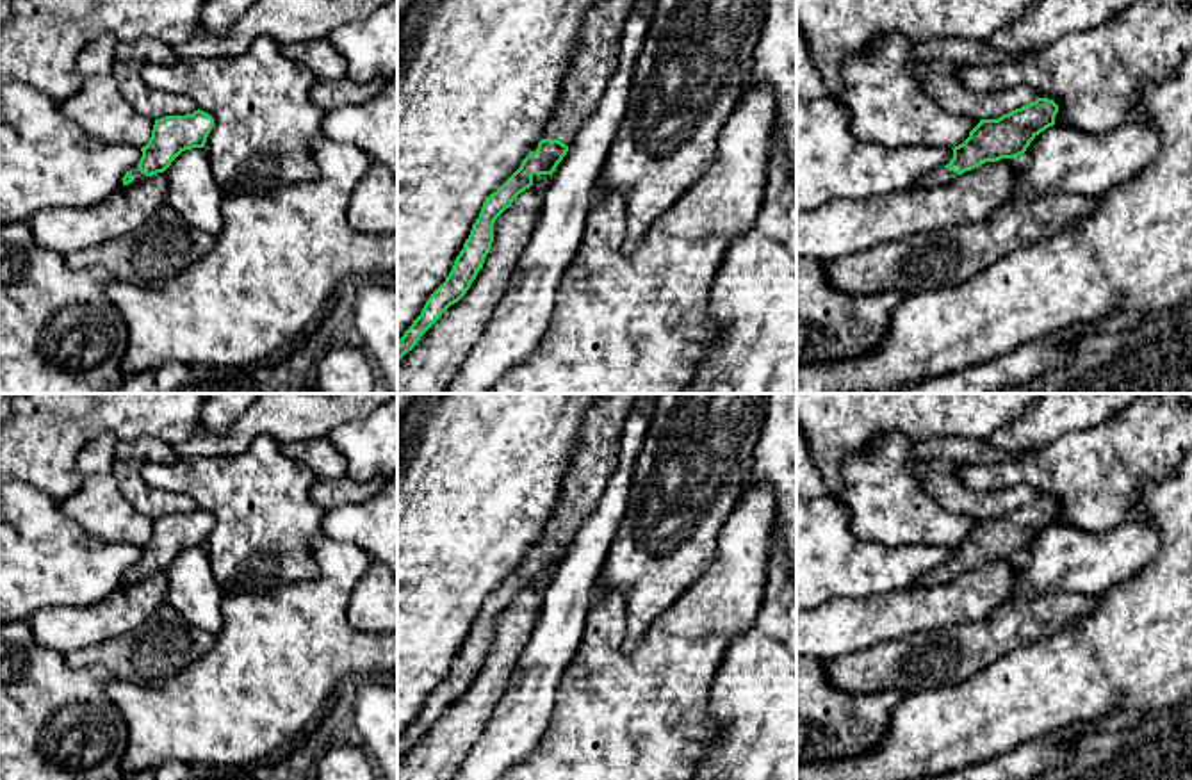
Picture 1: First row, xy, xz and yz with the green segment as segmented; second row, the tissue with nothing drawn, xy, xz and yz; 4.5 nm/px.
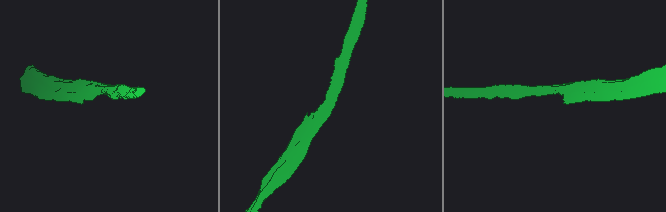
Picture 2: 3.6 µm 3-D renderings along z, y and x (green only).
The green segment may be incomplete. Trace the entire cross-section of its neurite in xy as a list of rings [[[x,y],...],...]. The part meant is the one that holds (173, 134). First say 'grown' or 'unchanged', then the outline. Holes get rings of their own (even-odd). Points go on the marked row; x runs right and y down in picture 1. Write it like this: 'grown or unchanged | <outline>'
grown | [[[200,109],[185,116],[155,119],[148,144],[141,148],[143,157],[123,176],[123,185],[164,173],[182,151],[203,148],[212,126],[214,118]]]

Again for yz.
grown | [[[1048,98],[1023,105],[998,119],[980,119],[969,137],[951,148],[953,158],[925,178],[925,185],[950,183],[985,162],[1016,158],[1046,128],[1055,125],[1058,105]]]

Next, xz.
grown | [[[597,0],[586,12],[572,64],[563,77],[559,96],[542,141],[533,146],[520,167],[481,207],[470,235],[445,281],[429,296],[420,315],[397,340],[397,360],[412,351],[420,337],[458,303],[494,242],[495,219],[540,175],[551,175],[568,151],[584,119],[595,110],[618,62],[618,45],[634,0]]]

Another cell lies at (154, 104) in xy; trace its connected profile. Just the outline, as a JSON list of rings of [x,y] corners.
[[[135,61],[116,62],[114,78],[125,102],[150,119],[166,116],[185,116],[198,110],[198,105],[182,94],[151,89],[143,80],[143,66]]]

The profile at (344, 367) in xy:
[[[337,338],[322,345],[312,383],[321,394],[372,394],[380,376],[358,340]]]

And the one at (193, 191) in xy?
[[[205,148],[182,151],[164,173],[167,176],[166,203],[185,223],[216,237],[225,224],[221,214],[225,194],[212,175]]]

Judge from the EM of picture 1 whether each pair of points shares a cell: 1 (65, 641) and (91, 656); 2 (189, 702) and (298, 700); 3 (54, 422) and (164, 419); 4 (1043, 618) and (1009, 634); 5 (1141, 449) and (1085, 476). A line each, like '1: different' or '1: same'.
1: different
2: same
3: same
4: same
5: same

